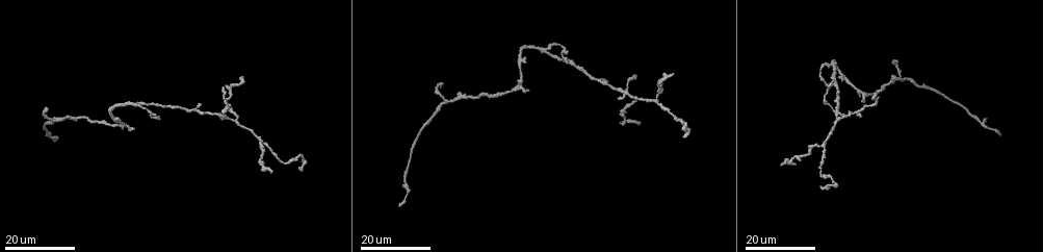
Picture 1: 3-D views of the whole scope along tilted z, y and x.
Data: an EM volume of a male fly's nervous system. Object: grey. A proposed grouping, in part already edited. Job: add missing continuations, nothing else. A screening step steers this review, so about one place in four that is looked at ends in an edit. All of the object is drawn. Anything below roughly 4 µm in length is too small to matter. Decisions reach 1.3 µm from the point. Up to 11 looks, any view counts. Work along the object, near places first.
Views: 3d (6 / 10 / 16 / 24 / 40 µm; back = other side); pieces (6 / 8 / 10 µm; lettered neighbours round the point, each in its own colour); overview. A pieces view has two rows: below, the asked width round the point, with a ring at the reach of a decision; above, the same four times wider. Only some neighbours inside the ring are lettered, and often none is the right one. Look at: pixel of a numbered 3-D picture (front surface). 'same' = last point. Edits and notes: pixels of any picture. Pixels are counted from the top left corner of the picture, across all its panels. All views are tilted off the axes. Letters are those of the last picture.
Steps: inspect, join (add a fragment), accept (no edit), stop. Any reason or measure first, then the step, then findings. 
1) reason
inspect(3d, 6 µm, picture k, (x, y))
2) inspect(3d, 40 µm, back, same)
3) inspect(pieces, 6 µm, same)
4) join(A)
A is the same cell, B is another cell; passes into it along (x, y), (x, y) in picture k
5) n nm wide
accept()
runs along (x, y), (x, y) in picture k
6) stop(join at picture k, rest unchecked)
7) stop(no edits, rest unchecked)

inspect(3d, 16 µm, picture 1, (876, 94))

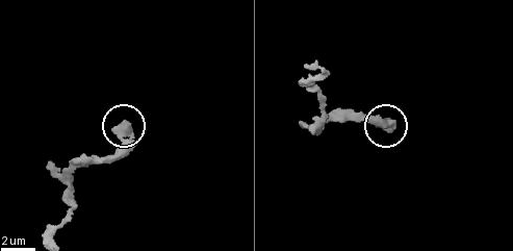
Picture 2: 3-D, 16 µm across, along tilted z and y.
zoom in
inspect(3d, 10 µm, picture 2, (125, 122))

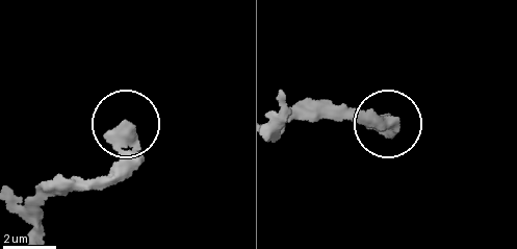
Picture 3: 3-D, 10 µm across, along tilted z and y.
inspect(pieces, 6 µm, picture 3, (128, 127))

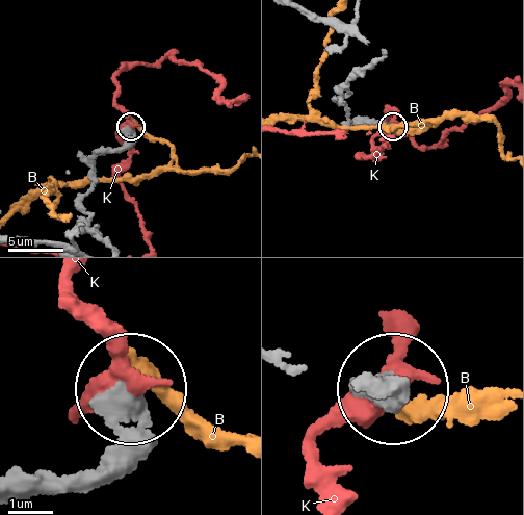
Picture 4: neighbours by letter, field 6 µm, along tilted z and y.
540 nm wide
accept()
B and K are other cells; runs along (19, 500), (62, 488), (98, 460), (124, 392) in picture 4; no lettered fragment goes on from it

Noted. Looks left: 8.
an open end
inspect(3d, 24 µm, picture 1, (622, 116))

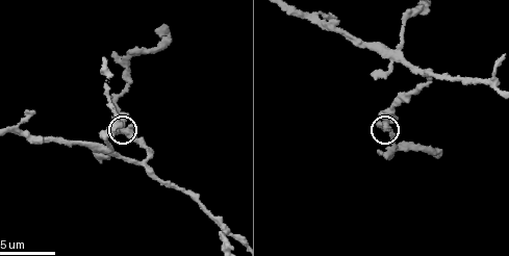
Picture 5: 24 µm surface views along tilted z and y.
inspect(pieces, 6 µm, picture 5, (383, 127))

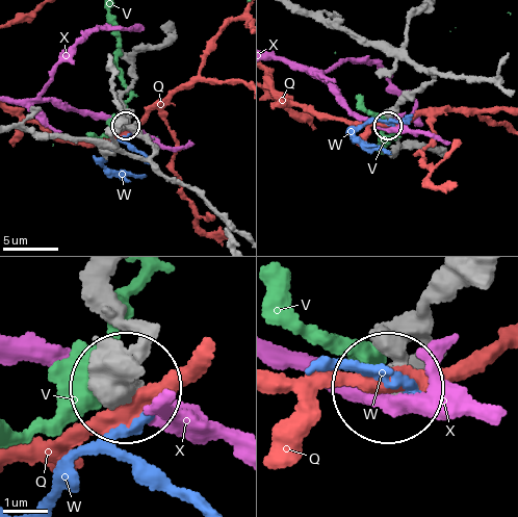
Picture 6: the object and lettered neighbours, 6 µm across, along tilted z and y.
accept()
Q, V, W and X are other cells; runs along (465, 279), (405, 345), (394, 381) in picture 6; no lettered fragment goes on from it

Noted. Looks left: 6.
branch stops here
inspect(pieces, 10 µm, picture 5, (104, 59))

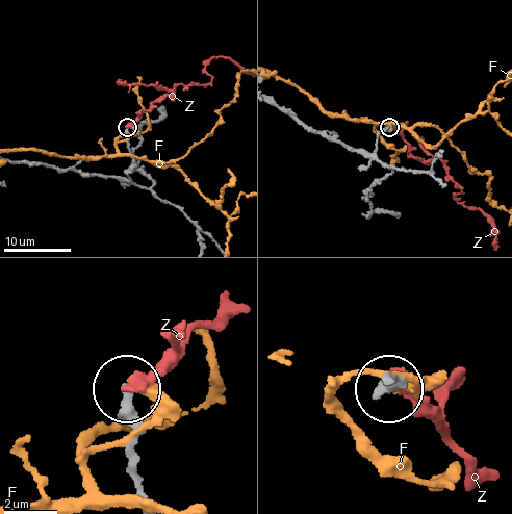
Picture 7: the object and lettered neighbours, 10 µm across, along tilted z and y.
240 nm wide
accept()
F and Z are other cells; none of them fits

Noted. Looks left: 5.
an open end
inspect(3d, 24 µm, picture 1, (159, 118))

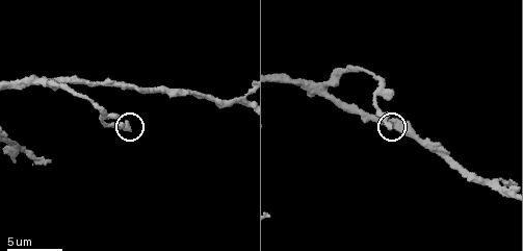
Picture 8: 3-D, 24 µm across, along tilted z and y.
inspect(pieces, 6 µm, picture 8, (127, 129))

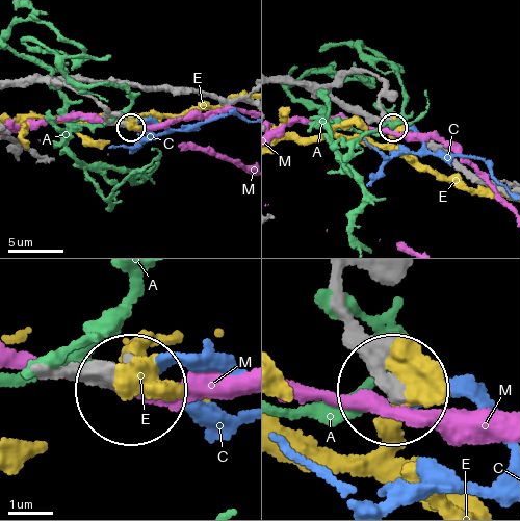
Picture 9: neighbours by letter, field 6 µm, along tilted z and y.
accept()
A, C, E and M are other cells; runs along (342, 289), (385, 383) in picture 9; no lettered fragment goes on from it

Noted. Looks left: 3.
end of a long branch
inspect(3d, 24 µm, picture 1, (999, 135))

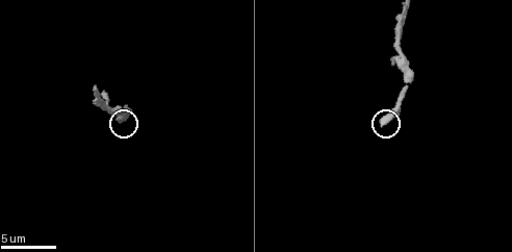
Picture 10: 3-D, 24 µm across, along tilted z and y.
inspect(pieces, 6 µm, picture 10, (121, 122))

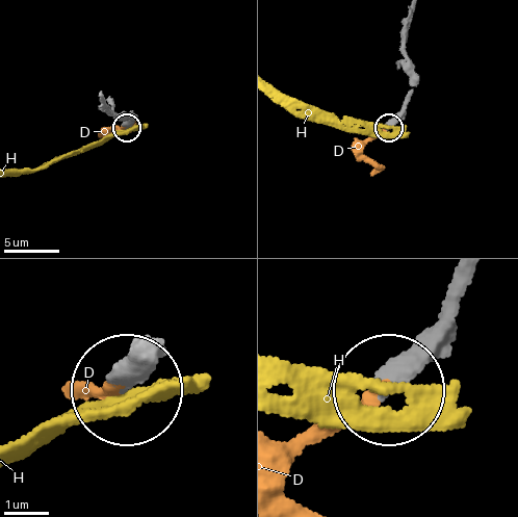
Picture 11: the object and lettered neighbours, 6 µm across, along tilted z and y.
290 nm wide
join(D)
D is the same cell, H is another cell; passes into it along (139, 366), (108, 388), (85, 387) in picture 11; it goes on there

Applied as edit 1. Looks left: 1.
an open end
inspect(pieces, 10 µm, picture 10, (103, 91))

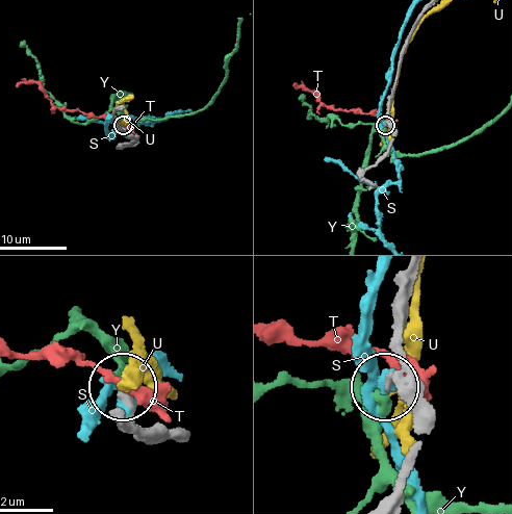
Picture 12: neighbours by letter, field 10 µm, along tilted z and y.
accept()
S, T, U and Y are other cells; no lettered fragment goes on from it

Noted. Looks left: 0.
stop(join at picture 11, rest unchecked)

